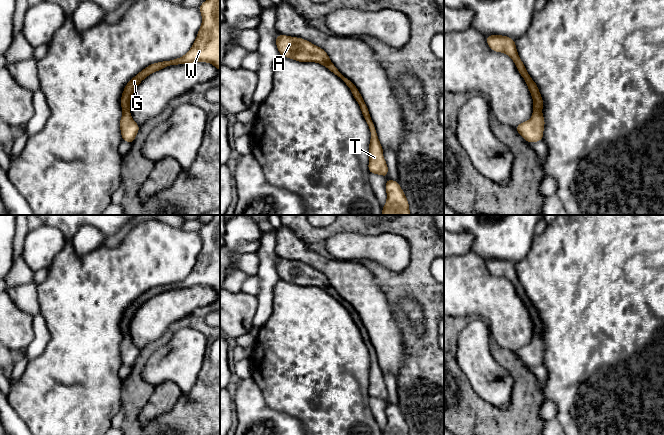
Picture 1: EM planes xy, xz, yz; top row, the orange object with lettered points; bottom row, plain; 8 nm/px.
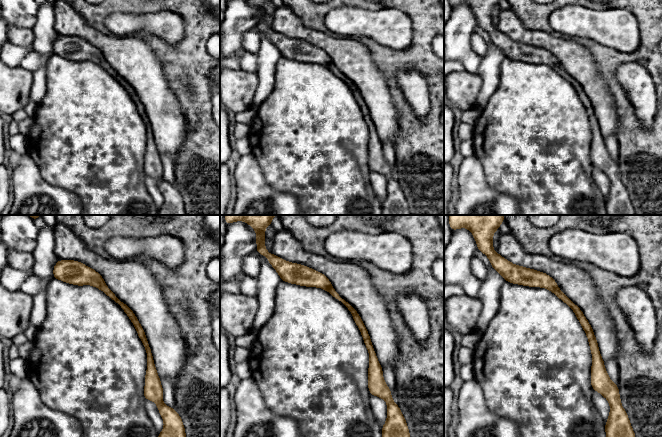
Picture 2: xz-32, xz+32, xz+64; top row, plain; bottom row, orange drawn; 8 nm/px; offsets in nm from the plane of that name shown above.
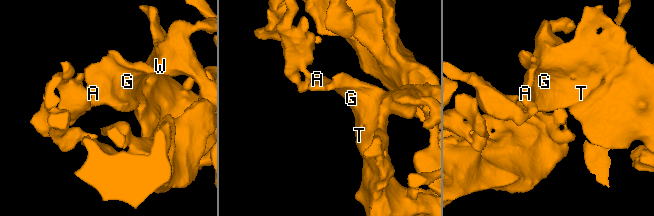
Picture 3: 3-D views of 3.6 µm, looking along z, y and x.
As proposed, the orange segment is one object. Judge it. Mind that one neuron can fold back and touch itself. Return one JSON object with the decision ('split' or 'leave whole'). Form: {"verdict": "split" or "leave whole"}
{"verdict": "leave whole"}

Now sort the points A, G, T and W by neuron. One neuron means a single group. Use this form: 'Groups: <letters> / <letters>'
Groups: A G T W

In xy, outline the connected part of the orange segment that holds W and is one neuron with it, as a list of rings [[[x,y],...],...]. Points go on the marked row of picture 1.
[[[206,0],[199,6],[199,10],[202,14],[202,24],[191,49],[180,58],[157,62],[147,66],[126,84],[121,96],[123,115],[120,119],[120,130],[123,141],[133,143],[140,129],[140,125],[136,124],[131,117],[129,103],[136,87],[147,76],[171,65],[188,64],[193,62],[211,63],[220,71],[220,0]]]

